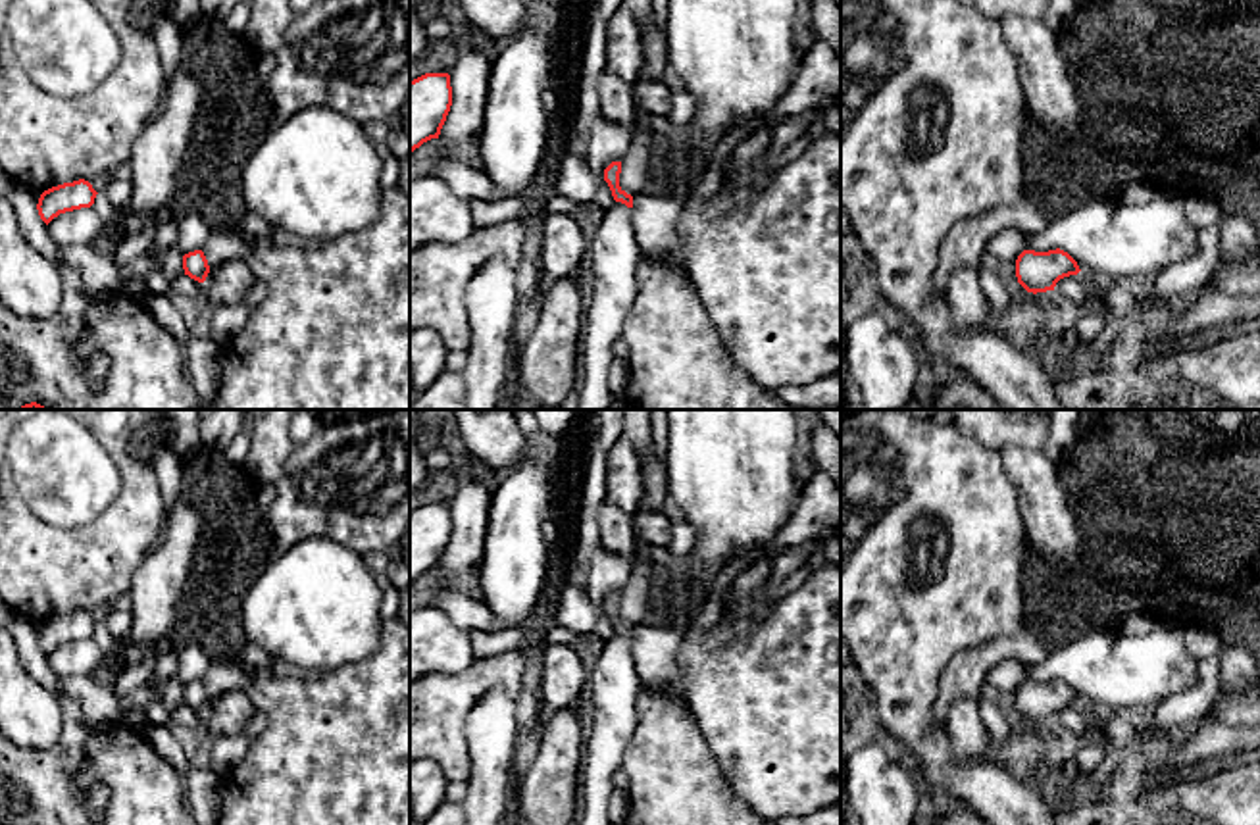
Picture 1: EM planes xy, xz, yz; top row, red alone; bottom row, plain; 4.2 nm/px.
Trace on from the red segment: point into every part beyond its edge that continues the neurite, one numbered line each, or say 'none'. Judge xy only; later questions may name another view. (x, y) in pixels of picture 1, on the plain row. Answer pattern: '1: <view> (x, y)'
1: xy (222, 675)

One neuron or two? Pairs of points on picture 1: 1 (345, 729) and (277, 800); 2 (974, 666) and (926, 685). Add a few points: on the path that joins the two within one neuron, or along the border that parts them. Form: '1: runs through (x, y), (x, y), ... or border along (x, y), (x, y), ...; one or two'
1: runs through (331, 749), (301, 779), (291, 781); one
2: border along (970, 647), (941, 675), (933, 704), (939, 725); two

